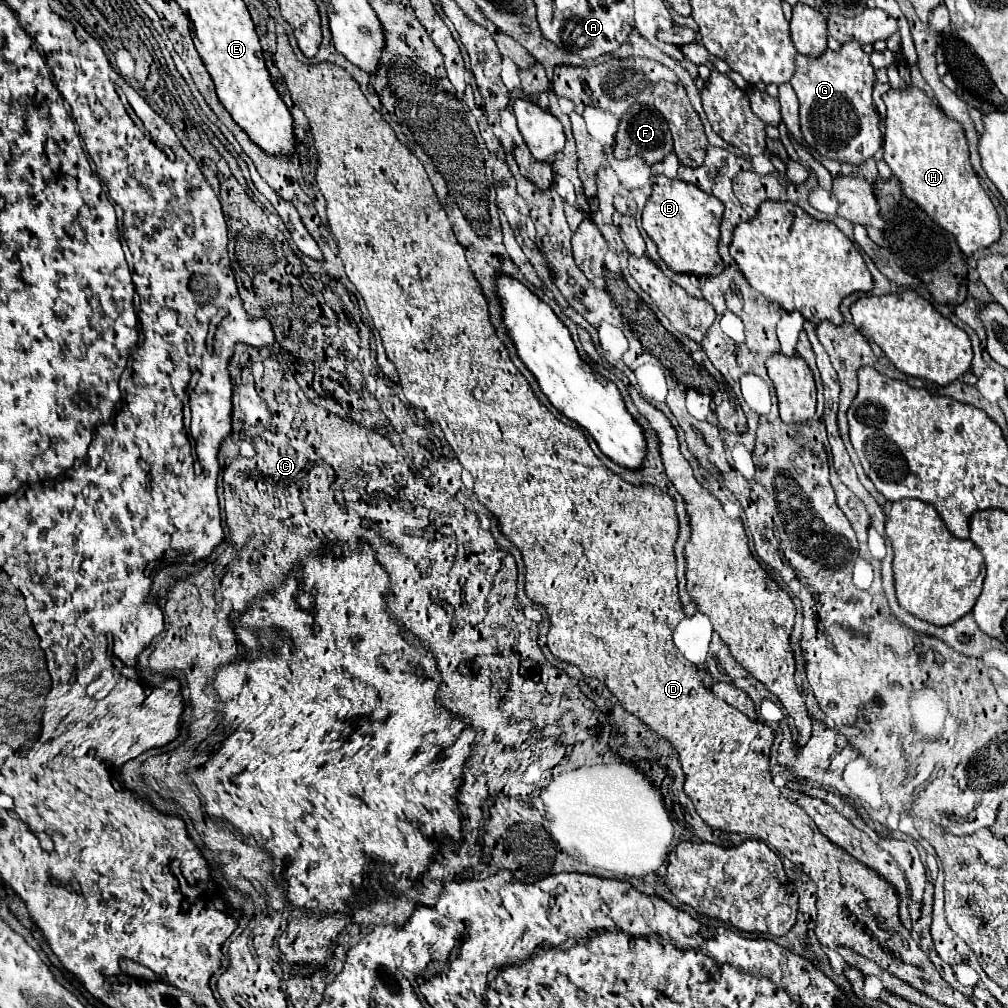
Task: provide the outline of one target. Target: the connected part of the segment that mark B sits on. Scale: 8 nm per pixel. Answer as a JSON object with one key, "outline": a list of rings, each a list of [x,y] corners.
{"outline":[[[665,176],[653,178],[653,194],[643,208],[643,230],[657,244],[663,262],[673,272],[695,276],[715,276],[723,272],[723,260],[717,252],[719,226],[723,218],[723,204],[699,190],[695,184],[669,180]]]}

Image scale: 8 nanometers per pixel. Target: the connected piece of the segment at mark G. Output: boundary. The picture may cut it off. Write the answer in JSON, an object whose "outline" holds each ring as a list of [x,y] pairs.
{"outline":[[[849,42],[841,52],[827,50],[821,58],[807,58],[803,54],[795,60],[797,70],[791,86],[799,98],[801,132],[803,138],[819,154],[859,166],[881,148],[879,116],[873,108],[873,82],[875,72],[869,64],[869,54],[861,50],[859,42]]]}

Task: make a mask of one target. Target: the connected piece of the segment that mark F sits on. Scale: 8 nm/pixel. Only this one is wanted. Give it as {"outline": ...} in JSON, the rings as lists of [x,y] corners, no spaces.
{"outline":[[[641,106],[621,118],[619,132],[615,136],[615,158],[623,160],[639,154],[647,164],[655,164],[671,150],[673,140],[667,122],[653,106]]]}

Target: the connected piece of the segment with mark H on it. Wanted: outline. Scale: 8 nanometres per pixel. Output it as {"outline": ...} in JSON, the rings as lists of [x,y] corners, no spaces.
{"outline":[[[891,88],[883,94],[887,106],[885,116],[885,162],[901,180],[903,194],[917,202],[941,228],[957,238],[965,256],[983,250],[999,240],[997,210],[979,184],[979,178],[969,162],[969,146],[963,128],[919,88]]]}

